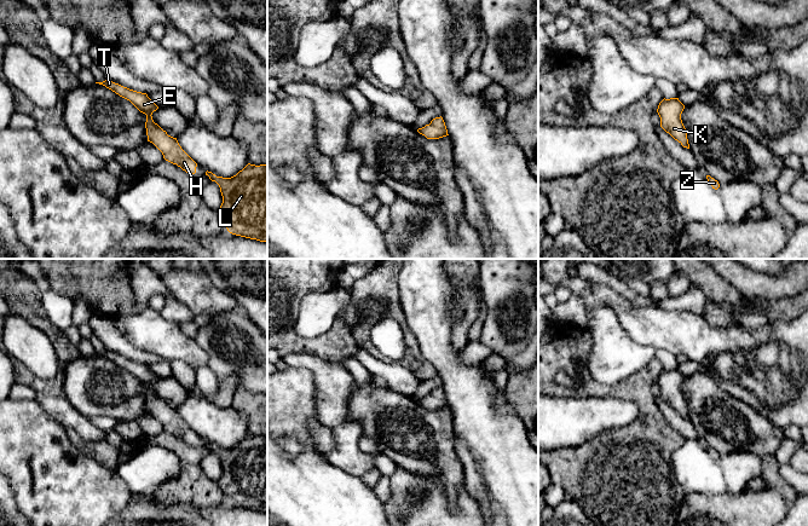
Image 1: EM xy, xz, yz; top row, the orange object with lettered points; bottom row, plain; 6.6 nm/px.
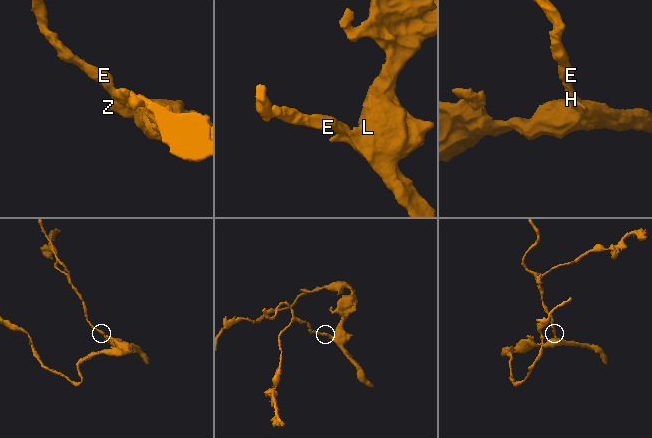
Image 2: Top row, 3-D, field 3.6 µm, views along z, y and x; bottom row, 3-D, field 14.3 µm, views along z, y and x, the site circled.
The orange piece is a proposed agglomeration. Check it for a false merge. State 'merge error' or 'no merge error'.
no merge error

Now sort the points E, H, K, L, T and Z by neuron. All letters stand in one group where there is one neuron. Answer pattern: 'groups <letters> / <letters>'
groups E H K L T Z

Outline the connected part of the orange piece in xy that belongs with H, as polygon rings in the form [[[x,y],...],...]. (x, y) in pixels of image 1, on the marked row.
[[[108,80],[96,83],[103,85],[120,97],[129,100],[140,112],[146,115],[145,128],[148,141],[152,143],[162,152],[166,161],[177,164],[189,174],[196,173],[197,163],[181,149],[177,138],[168,135],[166,131],[154,122],[151,115],[158,106],[146,93],[129,89]]]

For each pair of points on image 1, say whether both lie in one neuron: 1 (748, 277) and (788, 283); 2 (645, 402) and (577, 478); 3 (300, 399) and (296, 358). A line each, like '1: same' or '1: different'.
1: same
2: same
3: different

